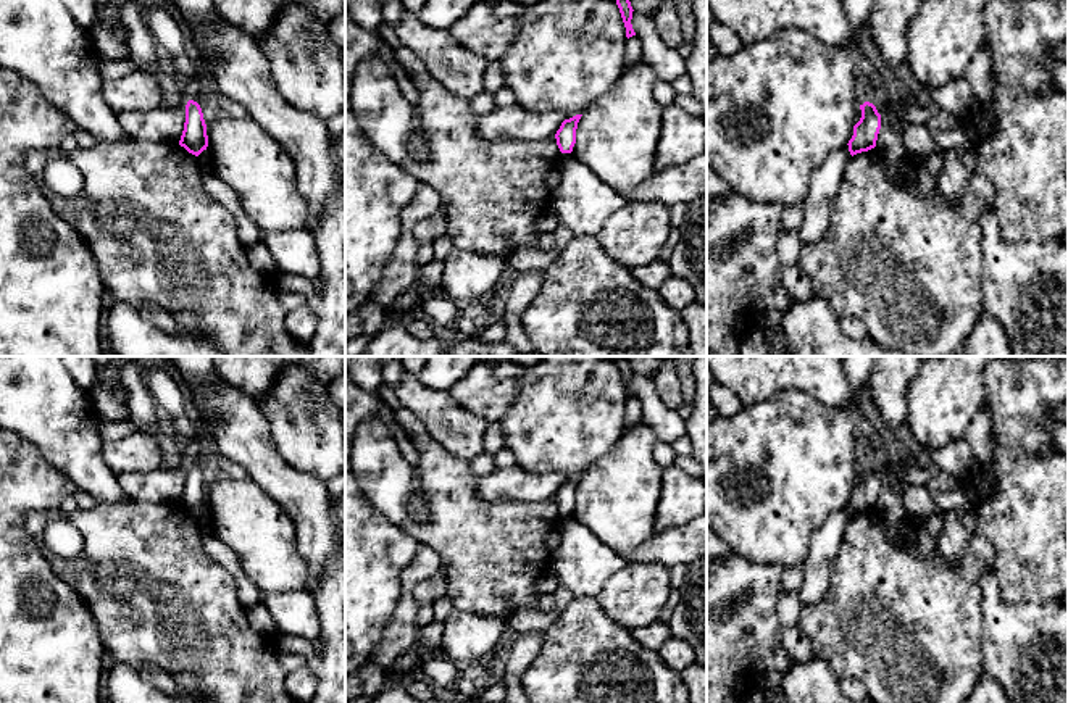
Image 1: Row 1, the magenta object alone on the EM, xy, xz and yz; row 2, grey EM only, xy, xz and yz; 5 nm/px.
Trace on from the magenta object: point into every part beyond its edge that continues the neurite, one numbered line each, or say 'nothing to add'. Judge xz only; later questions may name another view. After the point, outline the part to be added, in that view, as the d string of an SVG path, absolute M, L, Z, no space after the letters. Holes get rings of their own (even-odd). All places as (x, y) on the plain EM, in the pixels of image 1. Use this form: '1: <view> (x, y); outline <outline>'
nothing to add

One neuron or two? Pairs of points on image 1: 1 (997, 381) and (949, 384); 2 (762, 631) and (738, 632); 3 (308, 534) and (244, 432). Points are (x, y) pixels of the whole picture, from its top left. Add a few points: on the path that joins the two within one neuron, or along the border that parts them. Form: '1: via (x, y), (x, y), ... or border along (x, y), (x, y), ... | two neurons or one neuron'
1: border along (983, 373), (986, 403) | two neurons
2: via (755, 632), (744, 636) | one neuron
3: via (308, 508), (260, 458) | one neuron

